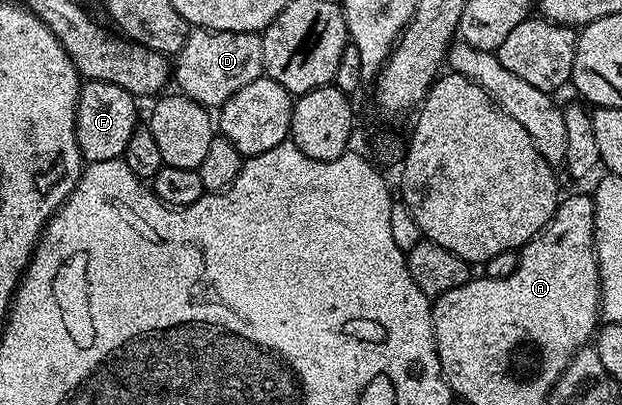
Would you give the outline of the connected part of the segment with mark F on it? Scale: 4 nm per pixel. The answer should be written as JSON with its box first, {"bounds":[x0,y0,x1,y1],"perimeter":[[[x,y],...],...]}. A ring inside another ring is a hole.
{"bounds":[76,79,139,163],"perimeter":[[[90,79],[78,89],[76,140],[86,163],[120,159],[124,155],[127,142],[139,124],[135,102],[134,95],[107,81]]]}

